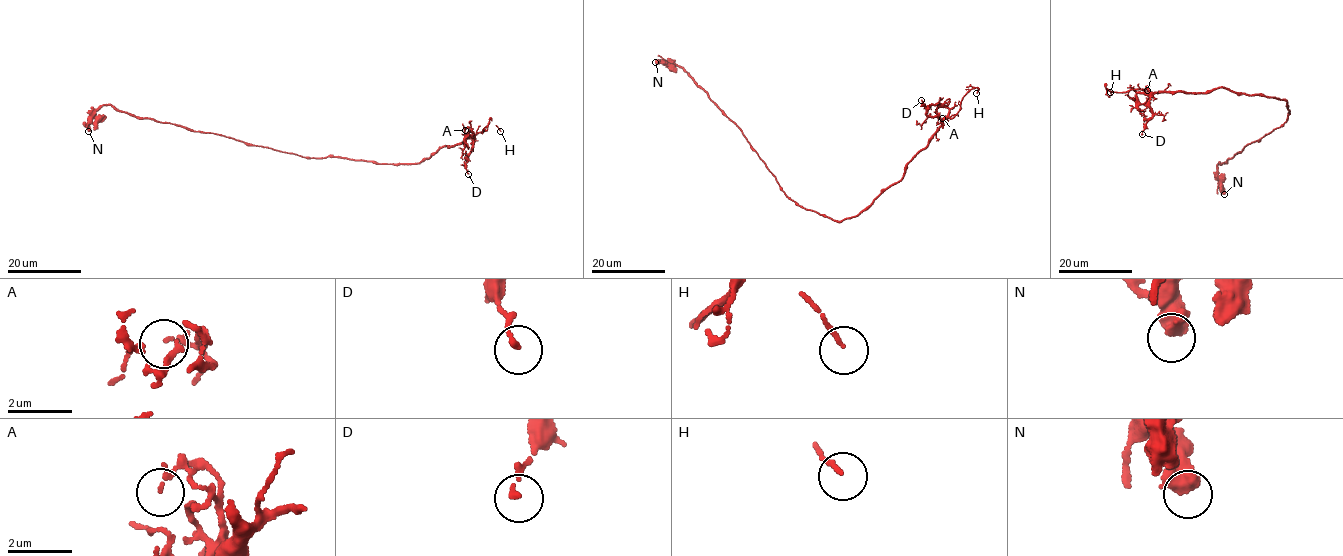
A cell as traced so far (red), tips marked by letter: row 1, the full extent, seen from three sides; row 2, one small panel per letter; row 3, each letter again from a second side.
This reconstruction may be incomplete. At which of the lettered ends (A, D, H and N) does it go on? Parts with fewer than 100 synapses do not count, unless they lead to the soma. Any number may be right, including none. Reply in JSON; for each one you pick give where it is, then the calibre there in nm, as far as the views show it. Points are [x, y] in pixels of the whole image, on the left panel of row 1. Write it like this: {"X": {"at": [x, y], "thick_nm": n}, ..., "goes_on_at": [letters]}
{"H": {"at": [500, 131], "thick_nm": 120}, "goes_on_at": ["H"]}

